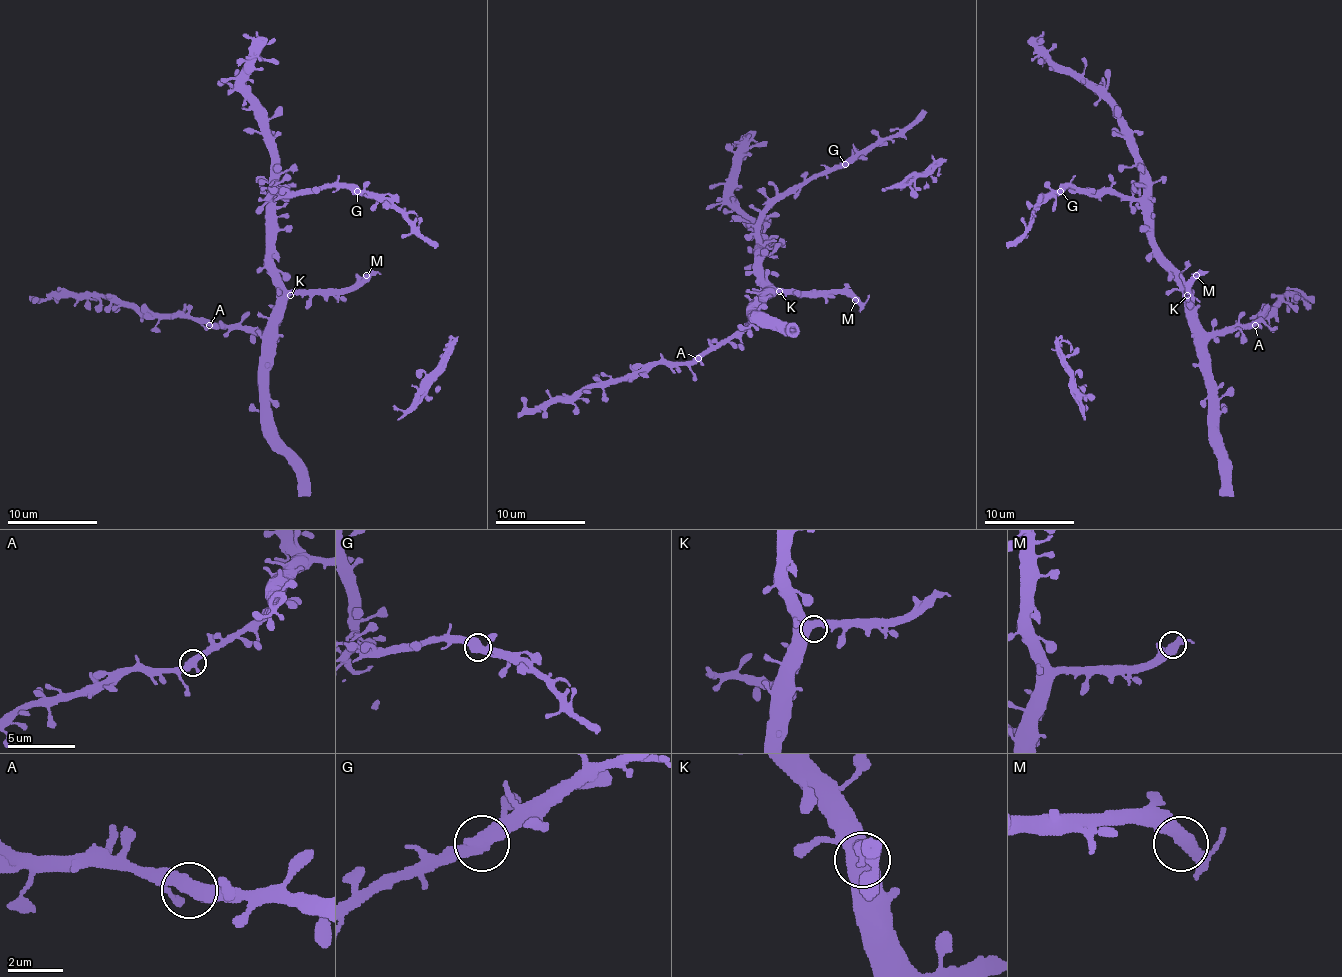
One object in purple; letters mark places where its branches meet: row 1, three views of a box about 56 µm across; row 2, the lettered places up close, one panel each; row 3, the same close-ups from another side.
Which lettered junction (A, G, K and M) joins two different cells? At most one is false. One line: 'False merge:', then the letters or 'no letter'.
False merge: no letter

